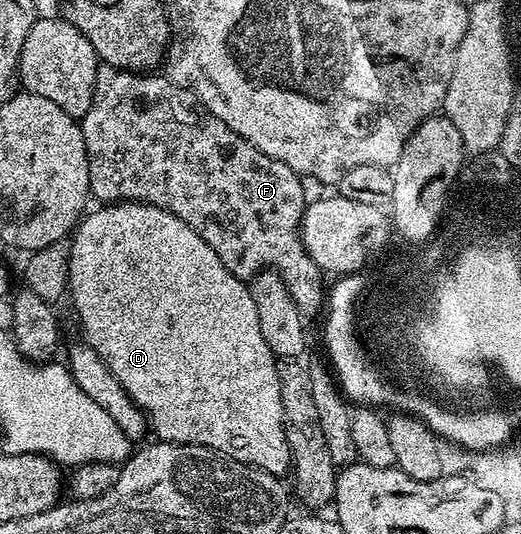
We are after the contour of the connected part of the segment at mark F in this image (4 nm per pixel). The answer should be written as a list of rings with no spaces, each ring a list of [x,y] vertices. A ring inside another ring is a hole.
[[[98,66],[97,84],[91,101],[91,109],[87,109],[87,113],[79,121],[83,141],[87,149],[90,196],[101,205],[110,203],[146,203],[179,217],[179,221],[187,221],[187,225],[191,225],[191,229],[195,229],[195,233],[199,233],[199,237],[203,237],[203,241],[207,241],[207,245],[211,245],[211,249],[215,249],[219,261],[223,261],[225,268],[235,278],[250,281],[261,271],[267,269],[275,271],[282,279],[283,285],[286,286],[287,293],[294,299],[299,315],[302,317],[308,317],[308,315],[320,316],[326,306],[327,283],[321,280],[323,272],[321,268],[315,265],[315,261],[307,253],[305,243],[301,239],[301,218],[304,217],[306,209],[300,184],[301,176],[296,175],[287,165],[283,165],[283,161],[279,161],[275,157],[267,157],[259,148],[253,146],[249,140],[239,137],[239,133],[235,133],[235,129],[231,129],[223,121],[219,121],[219,117],[215,117],[208,109],[202,107],[200,102],[188,90],[178,87],[172,78],[165,76],[164,79],[163,76],[157,74],[161,73],[138,73],[135,71],[122,71],[120,67]]]

